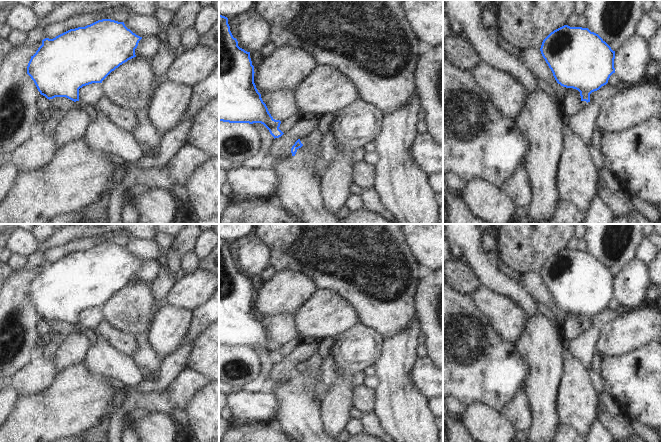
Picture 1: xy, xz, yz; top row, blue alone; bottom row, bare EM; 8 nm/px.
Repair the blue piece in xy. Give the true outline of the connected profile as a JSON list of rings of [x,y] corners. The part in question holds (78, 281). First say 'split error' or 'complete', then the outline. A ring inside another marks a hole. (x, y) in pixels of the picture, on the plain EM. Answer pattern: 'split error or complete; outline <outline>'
split error; outline [[[111,243],[98,244],[85,251],[70,253],[53,263],[45,262],[36,277],[31,280],[27,298],[34,305],[38,315],[47,323],[66,321],[80,330],[90,346],[96,343],[91,329],[79,324],[79,313],[102,305],[123,287],[136,281],[135,273],[142,261],[128,253],[124,246]]]

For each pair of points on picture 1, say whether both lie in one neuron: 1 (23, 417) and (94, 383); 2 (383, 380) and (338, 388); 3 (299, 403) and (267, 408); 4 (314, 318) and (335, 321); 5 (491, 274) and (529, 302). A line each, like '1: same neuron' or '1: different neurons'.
1: same neuron
2: different neurons
3: different neurons
4: same neuron
5: same neuron

